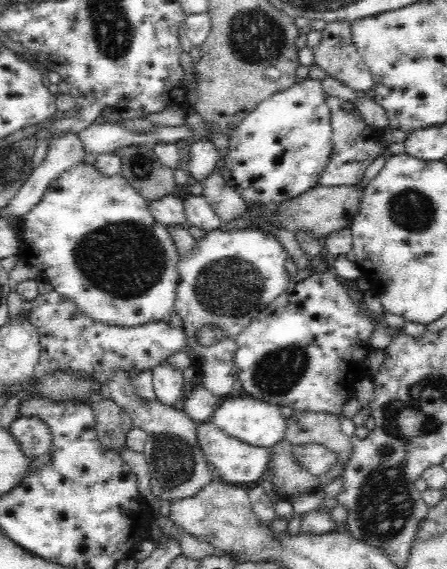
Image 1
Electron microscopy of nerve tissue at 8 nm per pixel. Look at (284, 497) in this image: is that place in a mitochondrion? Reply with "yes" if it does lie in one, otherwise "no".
no

